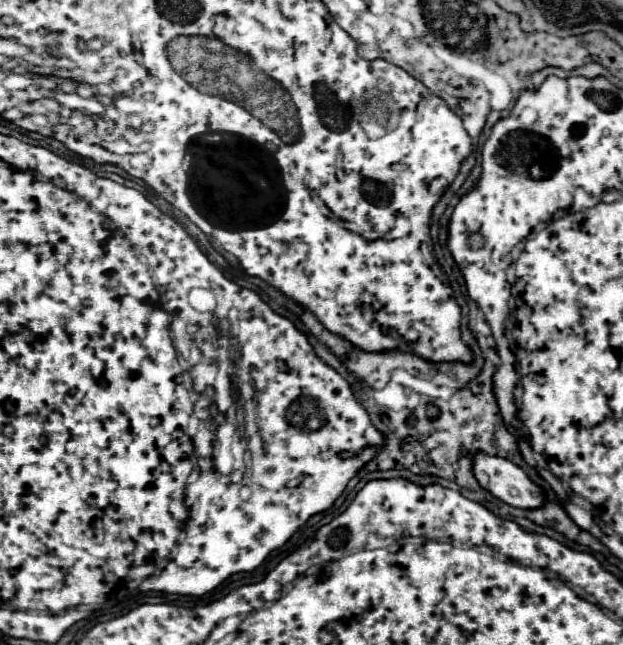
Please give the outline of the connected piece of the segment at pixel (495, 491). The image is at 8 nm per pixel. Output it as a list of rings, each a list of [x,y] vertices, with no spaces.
[[[480,451],[480,455],[472,459],[472,471],[486,491],[512,507],[536,509],[544,501],[542,489],[534,485],[518,465],[504,457],[484,455]]]

